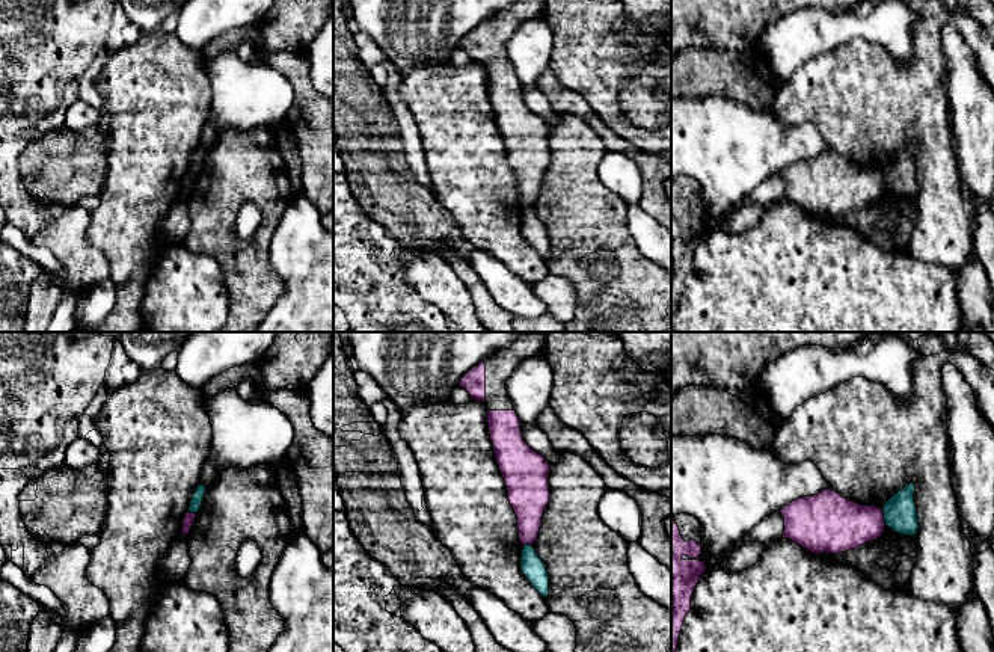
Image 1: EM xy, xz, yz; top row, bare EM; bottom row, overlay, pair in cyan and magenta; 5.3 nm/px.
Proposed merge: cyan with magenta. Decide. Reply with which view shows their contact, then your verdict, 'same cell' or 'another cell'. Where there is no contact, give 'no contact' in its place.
yz | another cell

